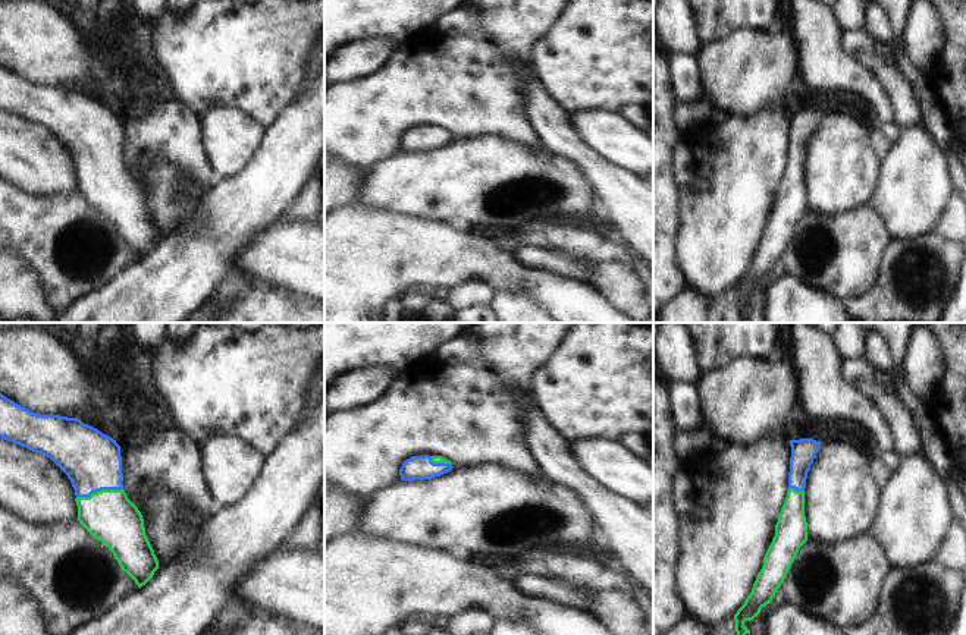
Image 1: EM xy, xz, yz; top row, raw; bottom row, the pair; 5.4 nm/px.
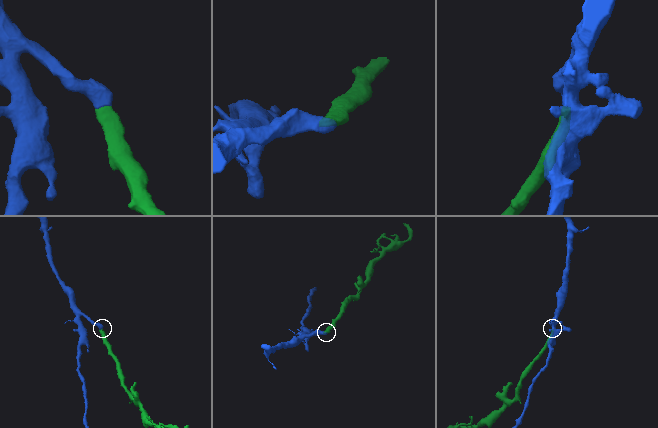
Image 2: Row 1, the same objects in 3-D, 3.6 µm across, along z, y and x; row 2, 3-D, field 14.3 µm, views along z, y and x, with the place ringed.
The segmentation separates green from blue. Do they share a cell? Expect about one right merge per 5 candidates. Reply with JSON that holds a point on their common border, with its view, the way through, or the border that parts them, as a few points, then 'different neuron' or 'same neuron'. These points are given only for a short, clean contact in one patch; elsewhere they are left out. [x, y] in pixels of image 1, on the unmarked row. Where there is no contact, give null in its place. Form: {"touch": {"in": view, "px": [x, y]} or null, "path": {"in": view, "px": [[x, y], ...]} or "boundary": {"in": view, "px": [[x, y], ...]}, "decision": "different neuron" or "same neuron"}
{"touch": {"in": "xy", "px": [99, 163]}, "path": {"in": "xy", "px": [[107, 186], [99, 163], [91, 132]]}, "decision": "same neuron"}

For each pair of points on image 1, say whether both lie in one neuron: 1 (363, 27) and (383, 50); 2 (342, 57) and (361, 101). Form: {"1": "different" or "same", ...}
{"1": "different", "2": "different"}

